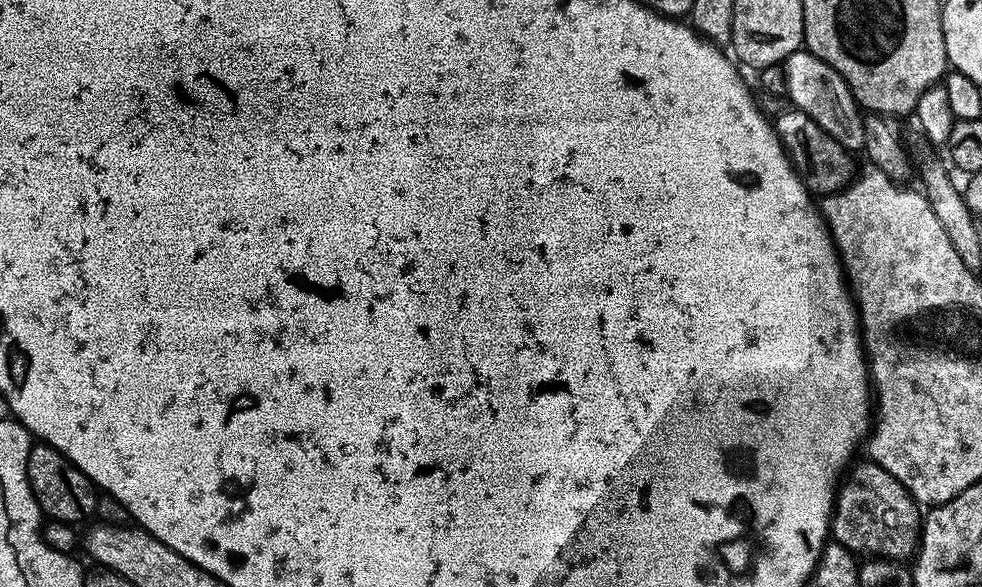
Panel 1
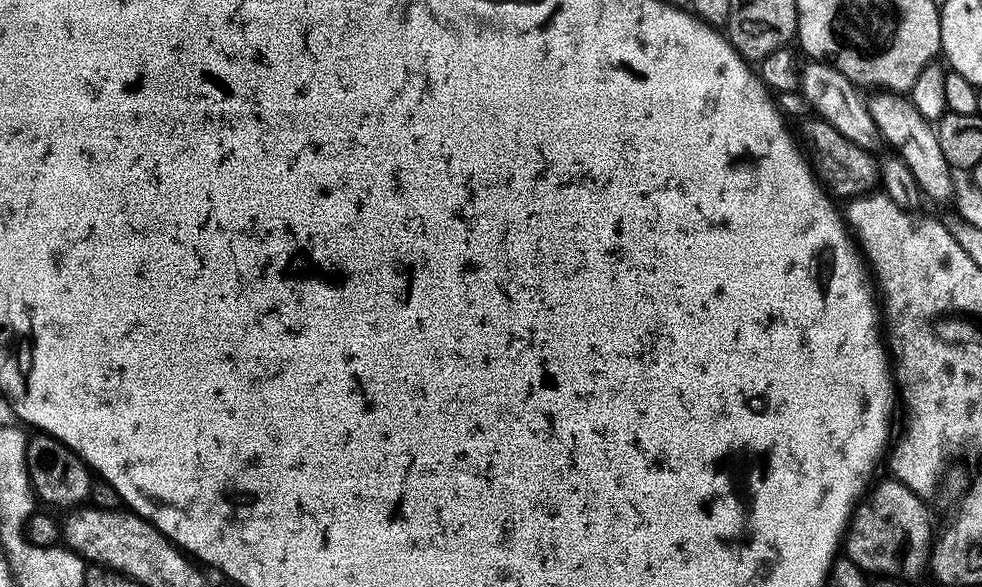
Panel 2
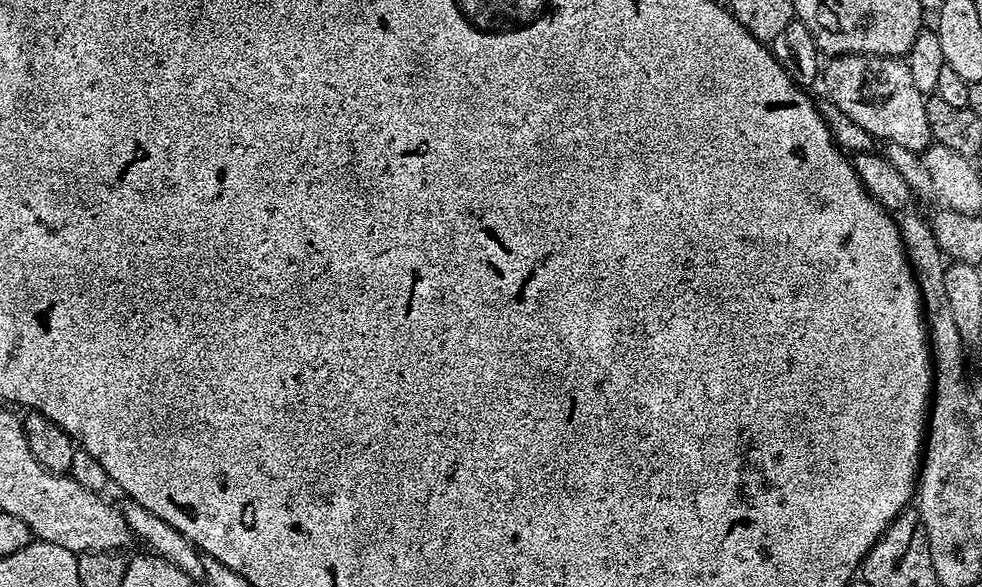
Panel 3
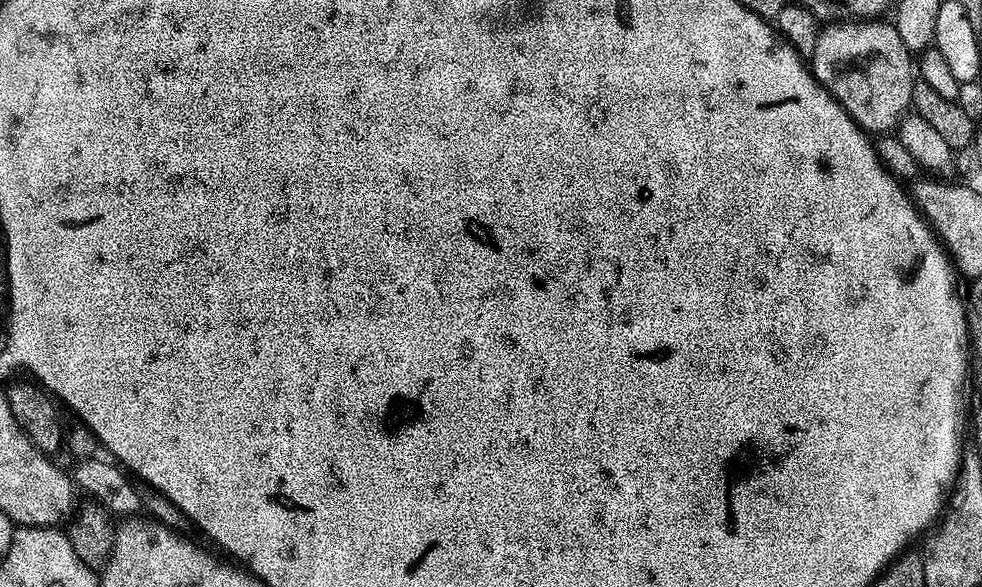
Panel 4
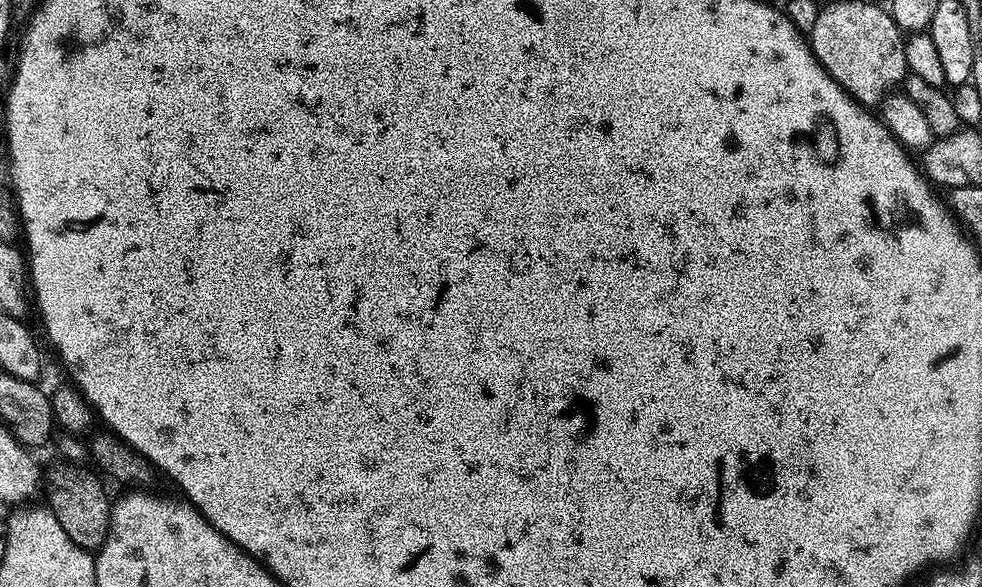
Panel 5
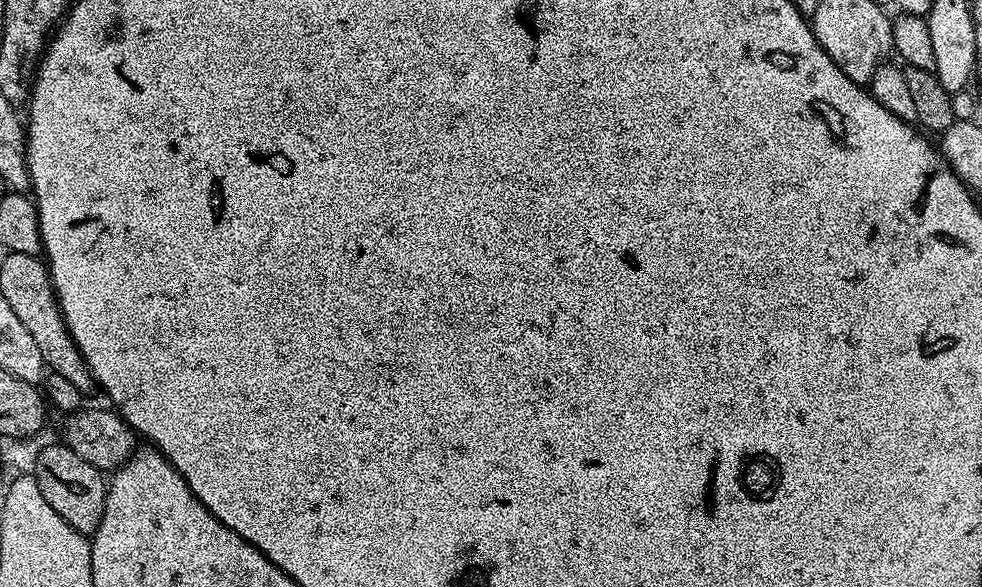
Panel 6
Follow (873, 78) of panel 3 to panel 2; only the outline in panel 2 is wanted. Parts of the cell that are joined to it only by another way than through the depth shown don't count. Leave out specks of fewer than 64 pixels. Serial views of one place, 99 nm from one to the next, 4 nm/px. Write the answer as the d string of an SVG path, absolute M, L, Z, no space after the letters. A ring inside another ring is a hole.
M887 90L876 92L877 96L867 97L866 105L869 114L881 132L885 145L894 148L899 159L910 170L921 193L934 200L951 201L954 196L954 169L946 162L946 154L942 154L942 146L938 146L935 127L912 105L907 95Z

